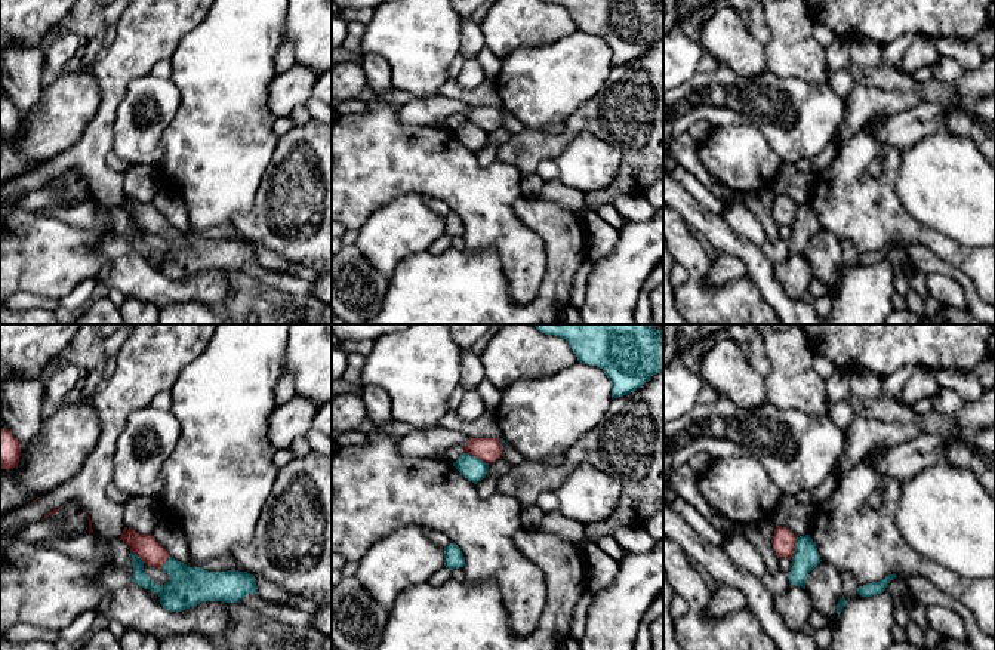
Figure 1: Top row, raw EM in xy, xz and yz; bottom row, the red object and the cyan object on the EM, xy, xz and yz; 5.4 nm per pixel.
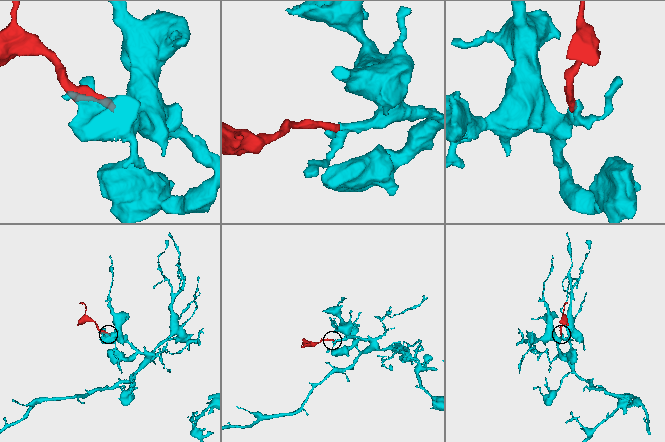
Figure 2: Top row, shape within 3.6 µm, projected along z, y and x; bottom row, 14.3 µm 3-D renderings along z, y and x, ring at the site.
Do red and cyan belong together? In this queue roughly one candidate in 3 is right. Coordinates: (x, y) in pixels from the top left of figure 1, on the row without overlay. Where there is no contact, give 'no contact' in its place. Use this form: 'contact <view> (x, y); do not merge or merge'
contact xz (477, 125); merge

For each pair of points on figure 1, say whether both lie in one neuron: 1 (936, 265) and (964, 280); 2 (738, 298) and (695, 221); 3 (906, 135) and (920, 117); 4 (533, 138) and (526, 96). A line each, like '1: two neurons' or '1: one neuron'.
1: one neuron
2: two neurons
3: one neuron
4: two neurons

